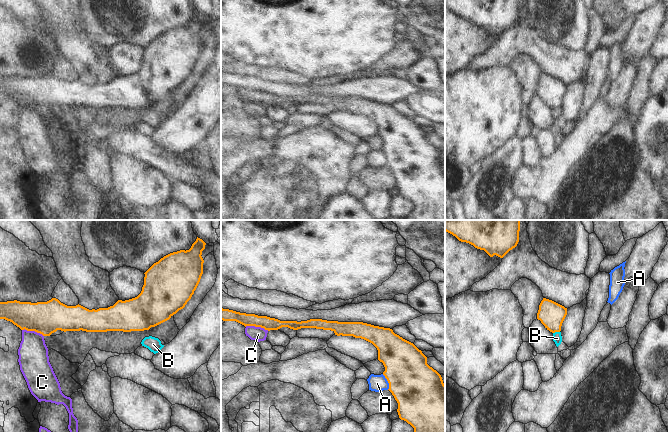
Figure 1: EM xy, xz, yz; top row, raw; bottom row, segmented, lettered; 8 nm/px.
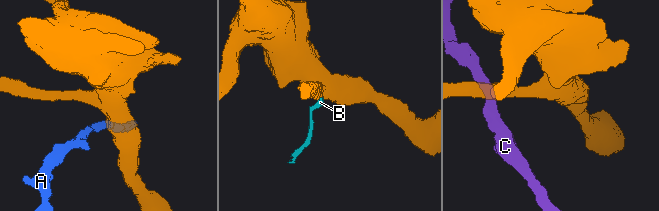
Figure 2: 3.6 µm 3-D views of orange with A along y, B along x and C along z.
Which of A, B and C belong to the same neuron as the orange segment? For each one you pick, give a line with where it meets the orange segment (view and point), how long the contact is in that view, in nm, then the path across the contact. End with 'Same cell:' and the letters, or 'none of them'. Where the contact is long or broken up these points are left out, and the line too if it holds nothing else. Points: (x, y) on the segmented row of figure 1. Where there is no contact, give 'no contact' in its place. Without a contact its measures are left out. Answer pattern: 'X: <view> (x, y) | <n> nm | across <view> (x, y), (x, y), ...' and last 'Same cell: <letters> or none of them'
Same cell: none of them

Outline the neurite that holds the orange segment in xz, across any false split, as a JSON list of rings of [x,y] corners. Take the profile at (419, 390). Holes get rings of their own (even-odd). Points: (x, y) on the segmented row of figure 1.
[[[221,308],[221,320],[236,321],[242,325],[278,330],[288,327],[293,330],[316,328],[331,330],[337,336],[353,336],[372,343],[378,350],[378,360],[383,363],[383,375],[389,383],[389,391],[398,403],[398,415],[414,428],[414,432],[445,432],[445,384],[441,375],[427,364],[427,357],[413,343],[395,334],[392,329],[363,322],[338,322],[322,319],[307,321],[280,321],[267,316],[240,313]]]

